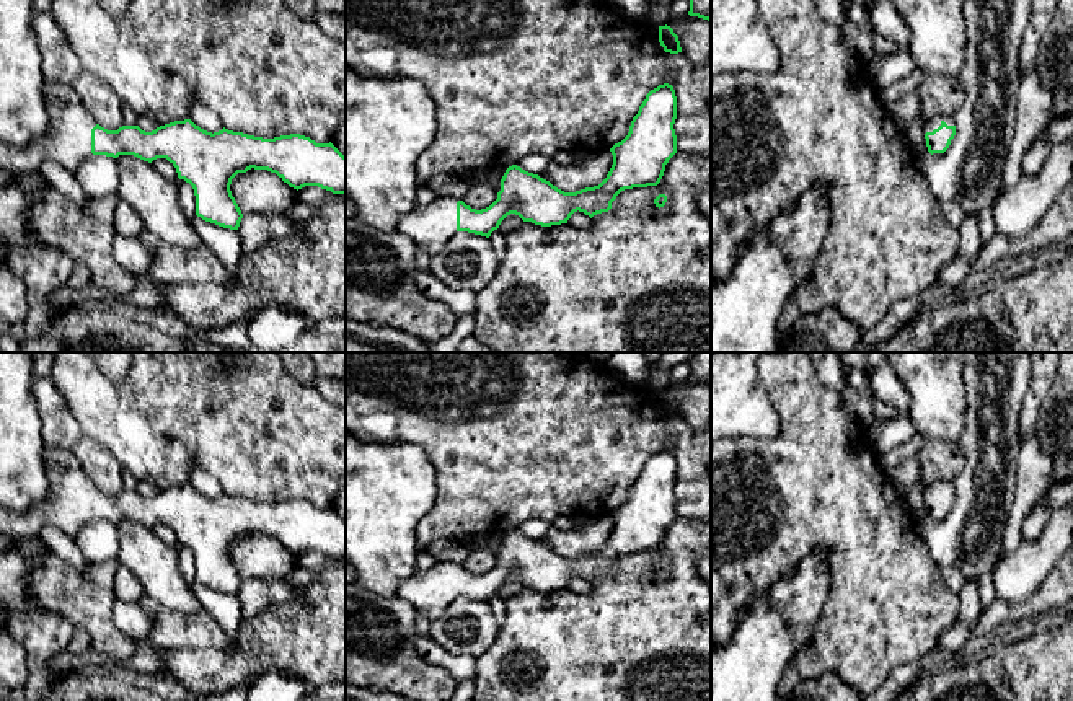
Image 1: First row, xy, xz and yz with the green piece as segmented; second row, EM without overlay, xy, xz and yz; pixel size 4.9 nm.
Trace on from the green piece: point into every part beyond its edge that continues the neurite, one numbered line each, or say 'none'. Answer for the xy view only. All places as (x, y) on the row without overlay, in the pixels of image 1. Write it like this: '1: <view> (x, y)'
1: xy (67, 506)

